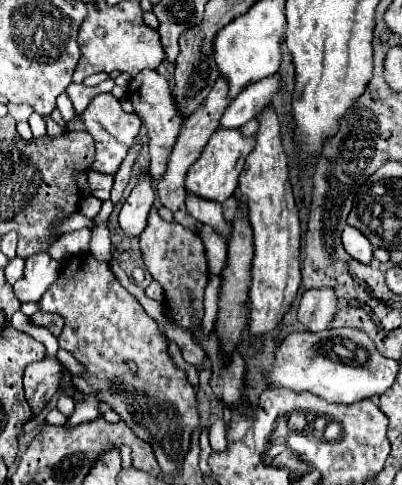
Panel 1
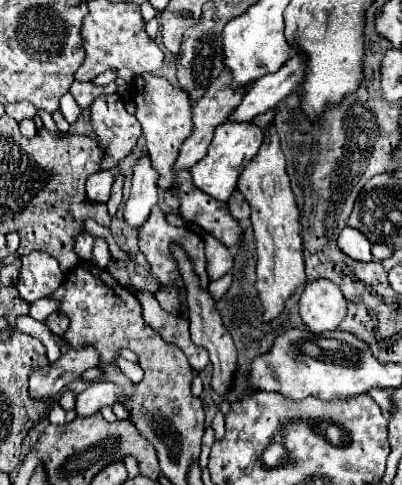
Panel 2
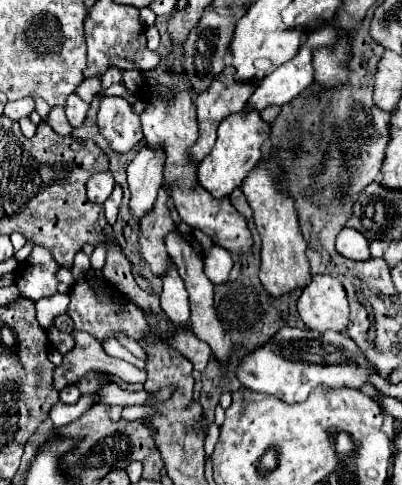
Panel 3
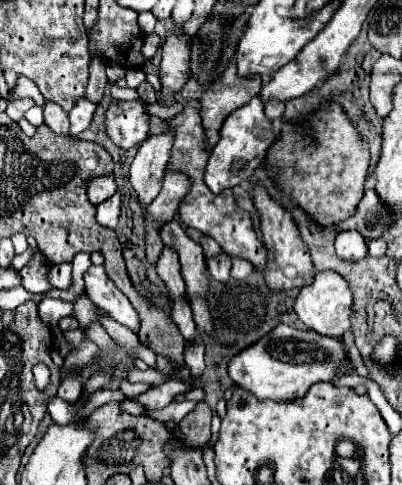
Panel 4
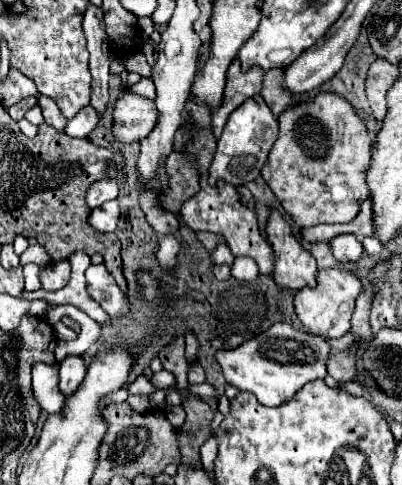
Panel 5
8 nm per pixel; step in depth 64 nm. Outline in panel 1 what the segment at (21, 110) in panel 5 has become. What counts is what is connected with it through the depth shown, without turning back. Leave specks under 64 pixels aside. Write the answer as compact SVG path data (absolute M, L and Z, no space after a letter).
M8 104L8 114L12 114L16 122L26 122L32 112L34 108L28 104Z

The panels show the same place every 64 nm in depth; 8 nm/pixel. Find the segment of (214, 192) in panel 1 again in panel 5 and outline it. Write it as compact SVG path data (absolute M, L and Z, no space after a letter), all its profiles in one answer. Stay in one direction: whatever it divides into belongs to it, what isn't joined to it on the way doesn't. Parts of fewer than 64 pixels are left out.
M260 94L248 98L248 102L240 104L240 108L236 108L230 114L230 118L224 126L224 132L218 140L218 148L216 148L212 166L210 166L208 182L214 186L216 180L220 178L234 186L248 184L250 180L254 180L260 174L276 138L278 138L278 120L272 114L272 110L268 108L268 104L264 102L264 98Z

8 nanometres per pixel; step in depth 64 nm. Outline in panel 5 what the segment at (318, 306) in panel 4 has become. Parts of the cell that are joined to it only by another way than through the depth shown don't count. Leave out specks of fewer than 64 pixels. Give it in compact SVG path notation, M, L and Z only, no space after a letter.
M344 268L320 270L316 280L318 280L316 288L304 288L296 294L294 298L296 316L308 328L310 334L316 334L322 338L340 338L350 330L350 318L354 314L356 298L364 290L362 280L358 280L354 272L348 272Z

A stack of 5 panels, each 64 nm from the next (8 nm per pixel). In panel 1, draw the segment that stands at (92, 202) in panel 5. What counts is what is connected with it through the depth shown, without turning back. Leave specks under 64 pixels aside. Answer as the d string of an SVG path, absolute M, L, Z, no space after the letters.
M96 170L88 172L88 192L96 198L100 198L102 202L110 198L110 188L112 188L114 176L112 174L102 174Z

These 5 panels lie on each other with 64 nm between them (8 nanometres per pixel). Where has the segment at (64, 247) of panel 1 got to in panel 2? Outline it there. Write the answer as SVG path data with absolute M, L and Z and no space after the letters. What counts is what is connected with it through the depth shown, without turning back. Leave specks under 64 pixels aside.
M90 234L78 236L78 238L76 238L76 244L74 244L74 248L76 248L76 254L78 254L80 258L86 258L86 260L90 260L92 246L94 246L94 238L92 238Z

